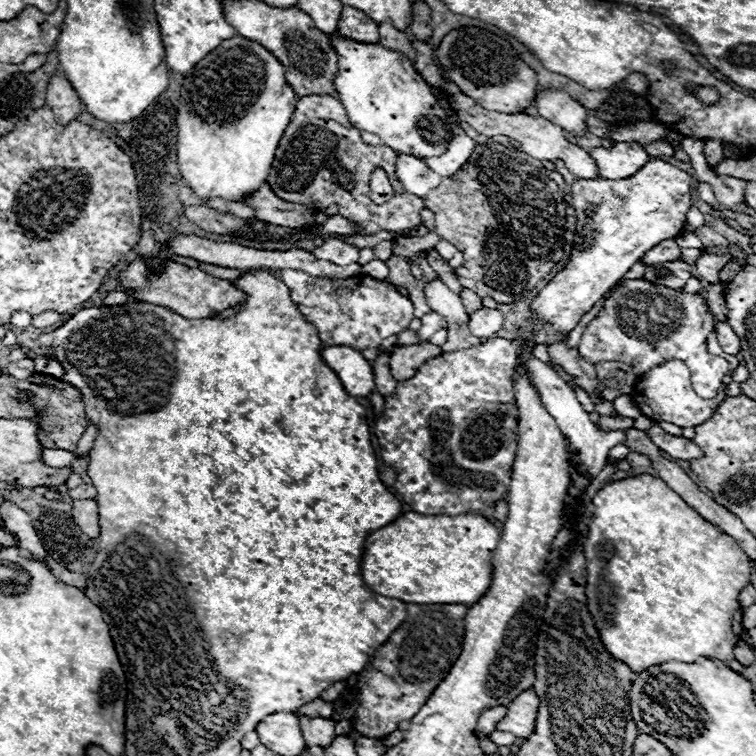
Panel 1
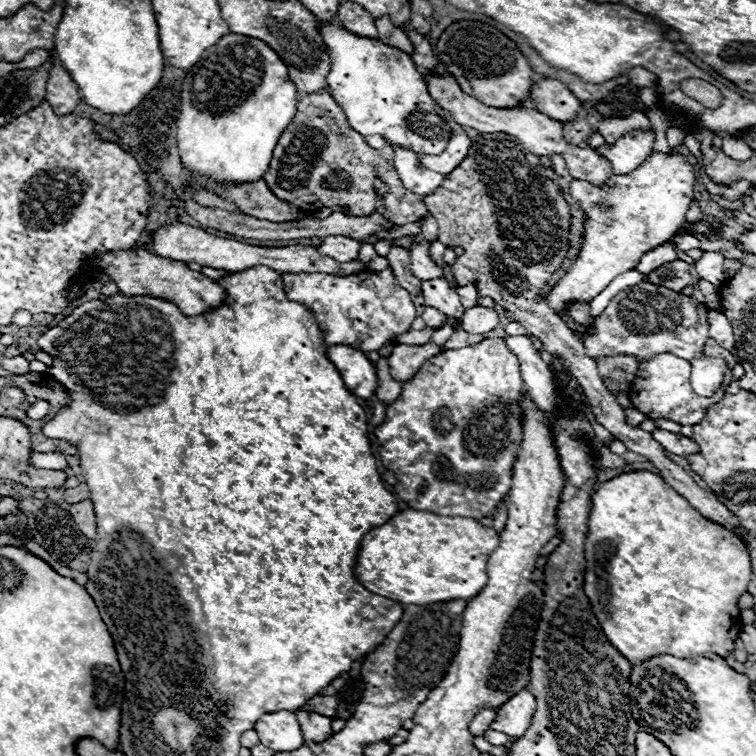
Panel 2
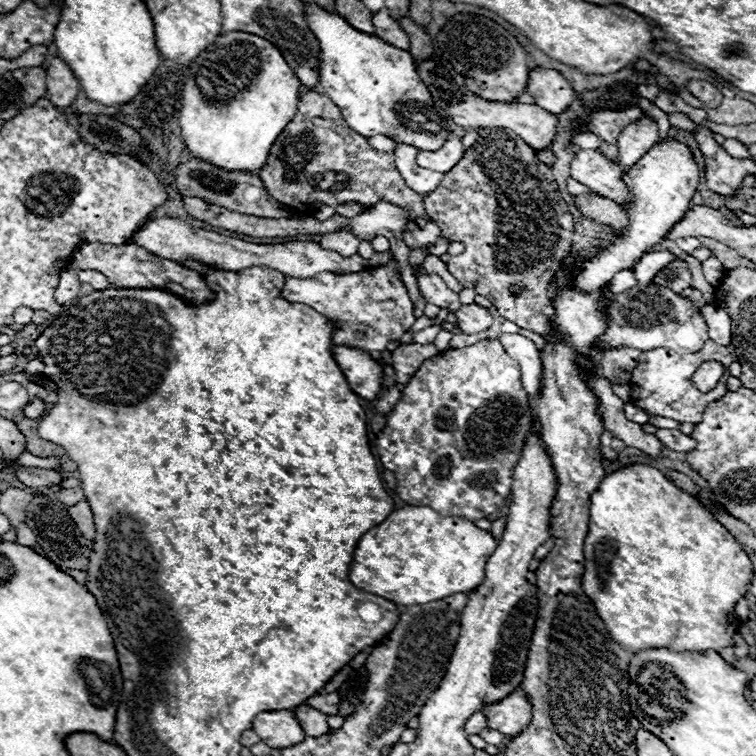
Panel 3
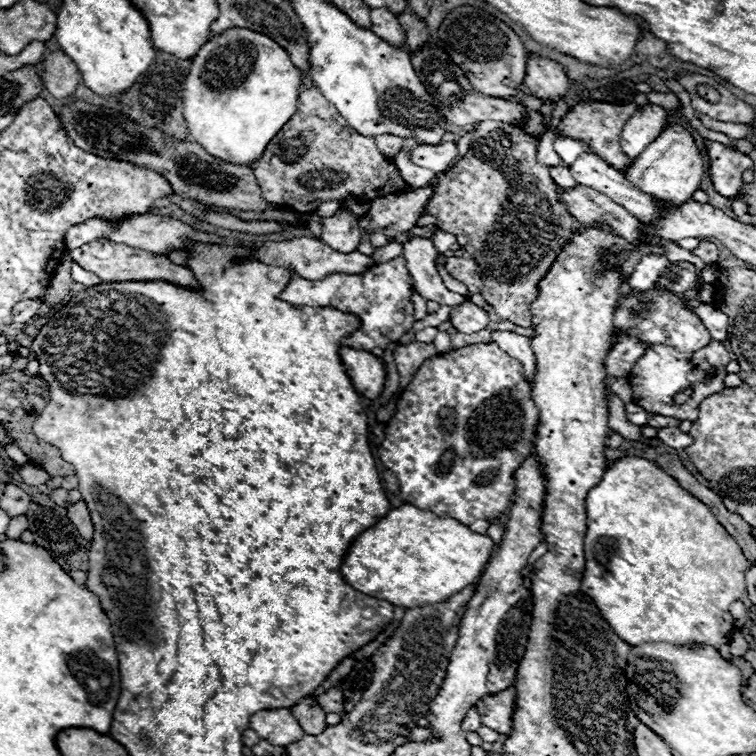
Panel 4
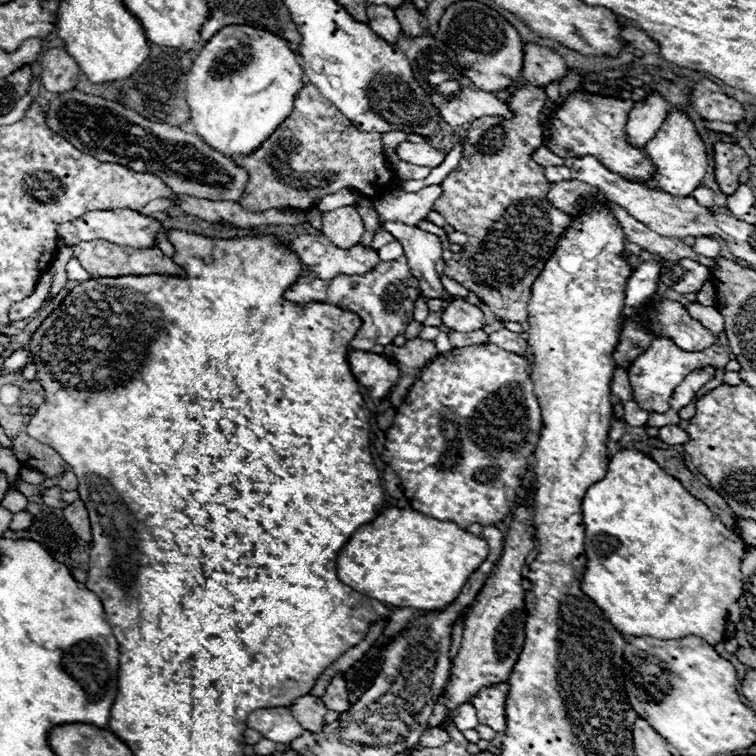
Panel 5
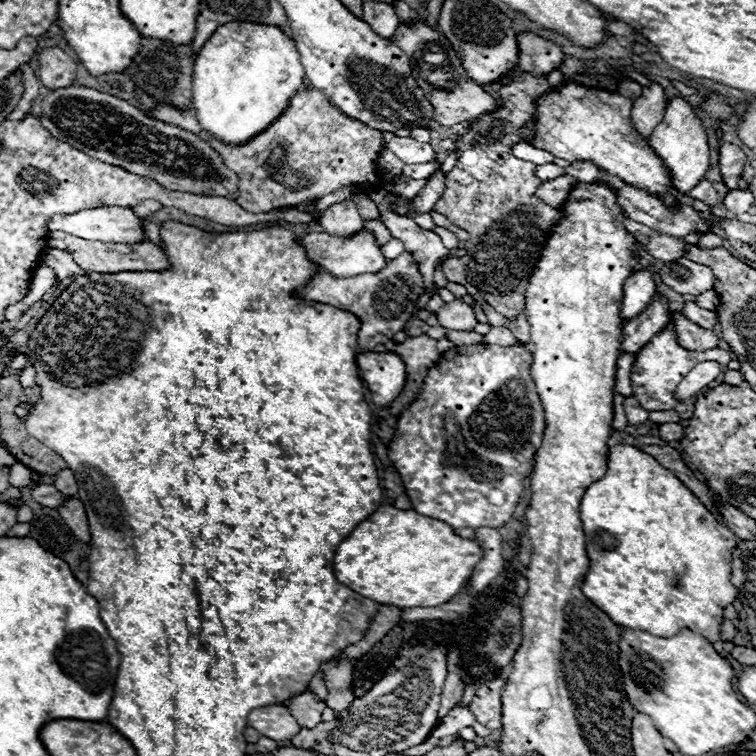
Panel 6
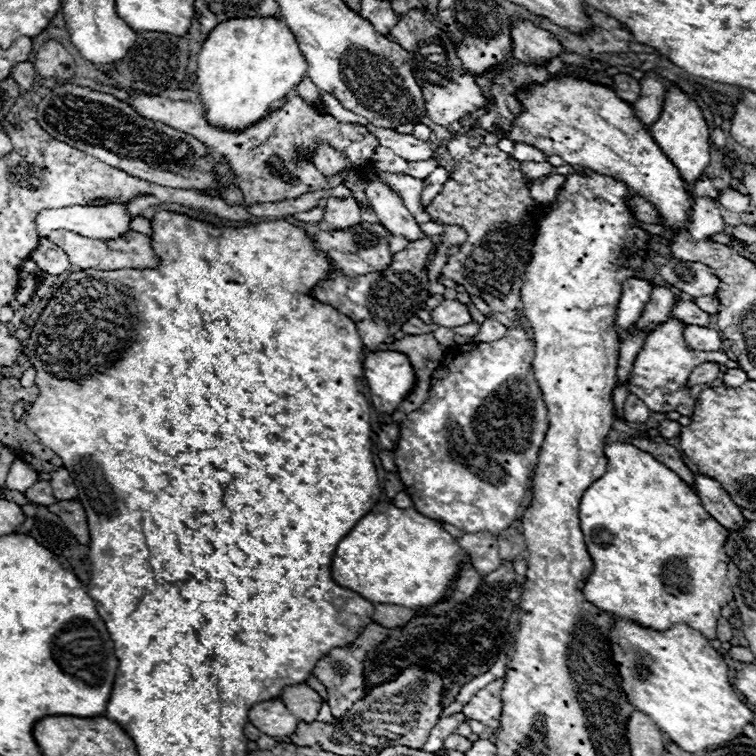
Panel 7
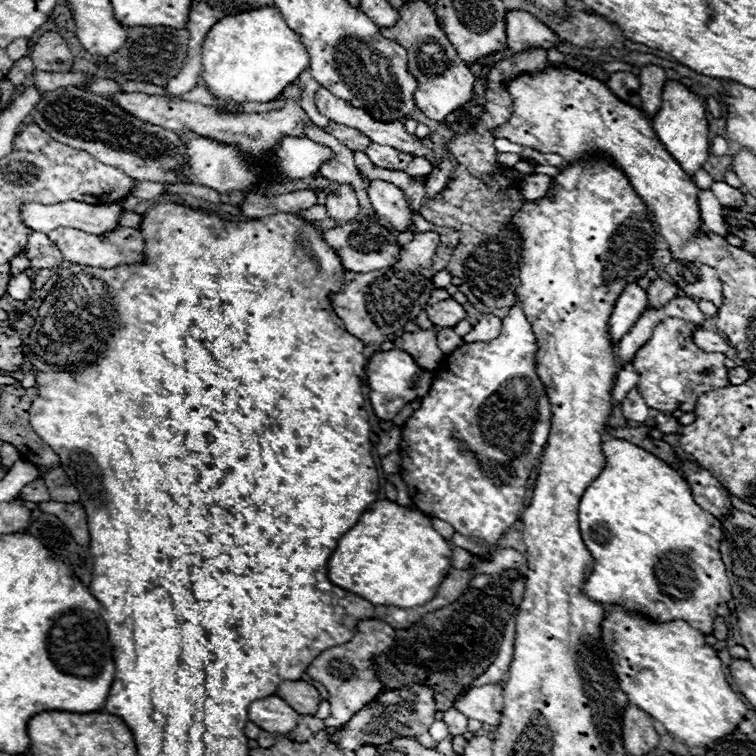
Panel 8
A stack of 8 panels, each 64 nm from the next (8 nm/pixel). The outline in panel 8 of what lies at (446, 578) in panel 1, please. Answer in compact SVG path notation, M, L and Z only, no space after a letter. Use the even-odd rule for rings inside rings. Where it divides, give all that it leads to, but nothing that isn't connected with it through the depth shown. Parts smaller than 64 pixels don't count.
M376 500L338 542L328 560L328 578L338 588L384 606L414 608L434 598L438 584L450 572L450 546L420 510Z

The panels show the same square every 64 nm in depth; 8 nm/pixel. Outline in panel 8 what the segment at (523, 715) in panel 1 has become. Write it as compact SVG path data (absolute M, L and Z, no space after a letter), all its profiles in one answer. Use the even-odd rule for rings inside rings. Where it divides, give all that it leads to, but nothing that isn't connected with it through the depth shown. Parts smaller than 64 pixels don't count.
M486 684L470 688L466 694L456 696L454 708L466 718L498 726L502 712L502 684Z

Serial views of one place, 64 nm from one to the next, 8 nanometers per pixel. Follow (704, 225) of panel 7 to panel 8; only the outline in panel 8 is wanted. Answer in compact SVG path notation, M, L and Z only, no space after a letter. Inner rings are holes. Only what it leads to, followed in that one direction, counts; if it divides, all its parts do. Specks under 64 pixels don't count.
M712 190L700 192L698 202L700 202L700 214L702 214L704 230L718 232L718 234L728 234L728 226L726 226L724 216L722 216L722 204L712 194Z

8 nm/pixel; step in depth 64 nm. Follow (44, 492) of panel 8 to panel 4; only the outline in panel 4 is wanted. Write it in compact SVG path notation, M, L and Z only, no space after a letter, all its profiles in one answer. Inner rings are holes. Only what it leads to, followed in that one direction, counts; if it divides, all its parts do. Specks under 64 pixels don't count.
M56 488L50 492L50 500L62 508L70 506L70 502L78 502L82 500L82 494L78 490L64 490L64 488Z

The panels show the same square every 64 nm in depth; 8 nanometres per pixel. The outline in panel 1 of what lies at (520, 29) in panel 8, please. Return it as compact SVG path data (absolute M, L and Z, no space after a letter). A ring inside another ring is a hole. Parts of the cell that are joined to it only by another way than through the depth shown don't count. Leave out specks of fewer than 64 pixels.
M556 88L542 90L536 94L534 104L540 116L564 128L566 132L572 132L576 136L582 136L586 132L586 108L574 102L574 98L570 98L566 92Z

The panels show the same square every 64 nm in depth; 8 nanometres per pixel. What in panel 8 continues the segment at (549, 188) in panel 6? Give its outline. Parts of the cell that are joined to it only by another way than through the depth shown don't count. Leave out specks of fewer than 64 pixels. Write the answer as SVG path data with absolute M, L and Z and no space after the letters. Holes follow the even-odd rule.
M532 174L532 176L526 176L522 180L522 196L526 200L538 200L538 198L544 198L548 188L552 184L552 178L546 176L546 174Z

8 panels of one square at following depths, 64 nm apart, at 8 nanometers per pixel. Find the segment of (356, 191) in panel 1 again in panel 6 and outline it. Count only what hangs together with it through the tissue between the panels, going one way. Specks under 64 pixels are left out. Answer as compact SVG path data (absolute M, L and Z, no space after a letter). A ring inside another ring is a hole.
M304 88L304 90L296 92L290 98L290 106L286 108L286 112L282 116L278 116L264 132L260 132L250 142L240 144L240 146L222 144L220 140L212 138L206 130L202 130L200 122L196 118L196 110L192 106L188 110L180 110L176 106L160 102L148 112L148 116L156 118L160 122L178 126L182 130L188 130L188 132L200 136L202 140L206 140L222 156L224 164L238 174L240 196L236 202L248 212L268 212L272 208L280 208L280 206L294 206L304 200L322 198L324 194L336 192L340 186L350 186L350 184L358 184L364 190L368 190L380 182L380 168L376 166L376 158L378 158L378 152L382 150L382 134L378 130L368 128L366 124L362 124L358 120L352 120L352 118L346 118L344 114L340 114L340 110L336 106L332 106L328 102L328 98L322 96L316 88Z

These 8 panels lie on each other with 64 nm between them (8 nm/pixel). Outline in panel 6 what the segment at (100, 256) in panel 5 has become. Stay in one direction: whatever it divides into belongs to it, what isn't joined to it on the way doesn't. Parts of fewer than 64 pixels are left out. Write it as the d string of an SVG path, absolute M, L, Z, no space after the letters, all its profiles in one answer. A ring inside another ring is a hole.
M50 232L48 244L52 248L60 248L72 254L74 262L86 270L86 272L100 272L100 274L110 274L110 272L124 272L124 270L134 270L134 272L146 272L146 270L164 270L168 268L168 258L164 252L156 246L150 244L150 240L142 240L136 244L112 244L112 242L90 242L76 238L66 232Z

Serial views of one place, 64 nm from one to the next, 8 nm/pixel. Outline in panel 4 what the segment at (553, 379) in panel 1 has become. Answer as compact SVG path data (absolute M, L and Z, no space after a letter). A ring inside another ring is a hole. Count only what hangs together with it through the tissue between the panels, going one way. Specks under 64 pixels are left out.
M496 330L496 332L492 332L492 342L496 342L510 356L518 358L522 362L522 366L524 366L526 380L532 382L532 376L534 376L534 370L536 370L536 358L534 358L534 352L530 348L530 340L526 336L516 334L516 332Z

